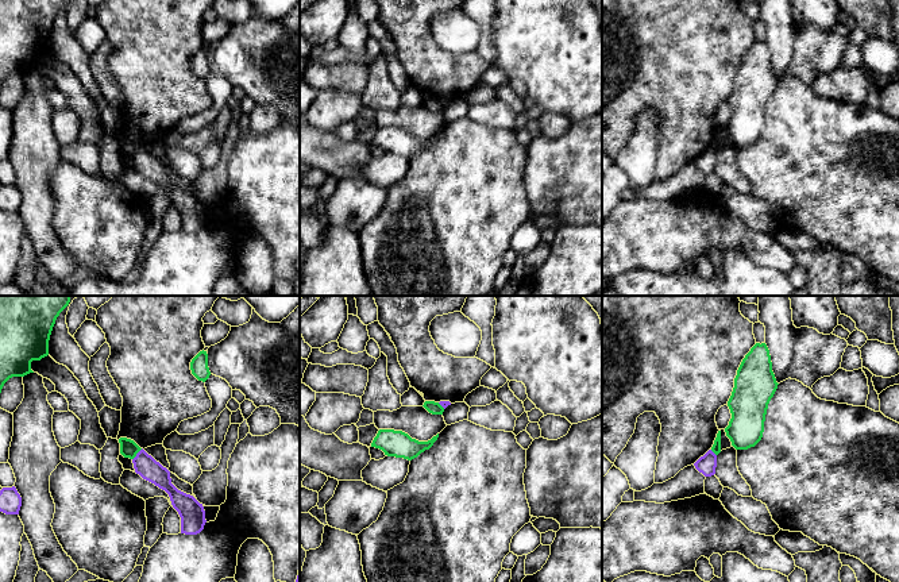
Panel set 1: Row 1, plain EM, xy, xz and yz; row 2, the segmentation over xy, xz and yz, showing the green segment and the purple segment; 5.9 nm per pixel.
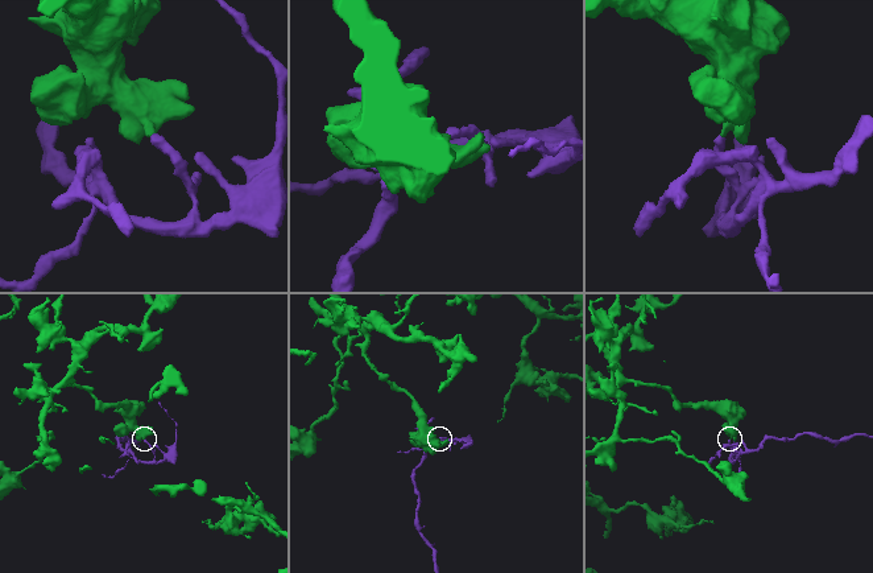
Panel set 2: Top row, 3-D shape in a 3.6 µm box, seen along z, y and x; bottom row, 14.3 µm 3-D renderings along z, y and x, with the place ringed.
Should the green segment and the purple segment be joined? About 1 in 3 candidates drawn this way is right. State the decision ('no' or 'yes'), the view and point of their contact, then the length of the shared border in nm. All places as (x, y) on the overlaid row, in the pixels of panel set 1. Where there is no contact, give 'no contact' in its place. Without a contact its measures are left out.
no | xy (137, 453) | 90 nm

